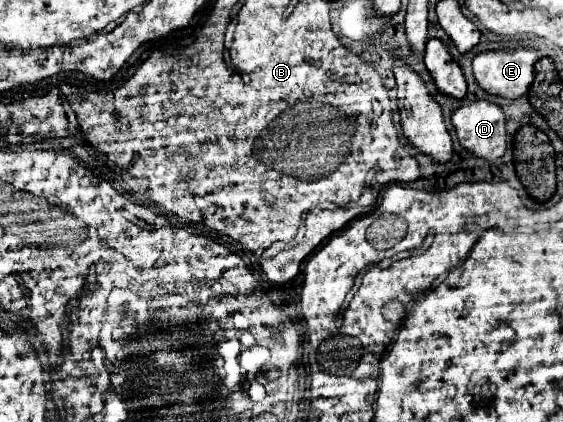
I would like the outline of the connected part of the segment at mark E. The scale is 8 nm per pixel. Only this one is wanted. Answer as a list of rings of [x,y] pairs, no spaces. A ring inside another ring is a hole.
[[[535,49],[485,51],[473,59],[473,77],[485,93],[517,99],[527,95],[535,79],[533,65],[539,59]]]

